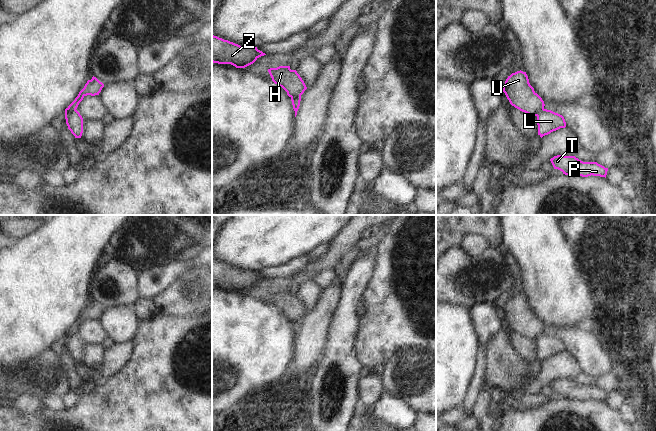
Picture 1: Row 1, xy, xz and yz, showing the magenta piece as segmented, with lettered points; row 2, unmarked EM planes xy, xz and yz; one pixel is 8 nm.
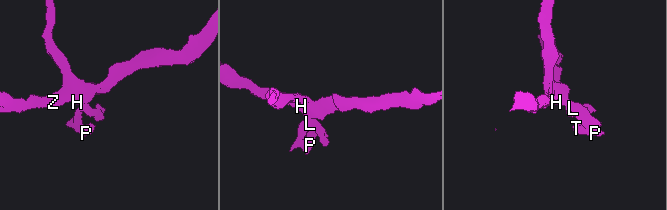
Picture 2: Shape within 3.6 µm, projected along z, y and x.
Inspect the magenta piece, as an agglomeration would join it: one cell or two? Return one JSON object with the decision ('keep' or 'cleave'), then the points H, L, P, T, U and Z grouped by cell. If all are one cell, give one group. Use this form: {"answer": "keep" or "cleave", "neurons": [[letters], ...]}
{"answer": "cleave", "neurons": [["H", "U", "Z"], ["L", "P", "T"]]}

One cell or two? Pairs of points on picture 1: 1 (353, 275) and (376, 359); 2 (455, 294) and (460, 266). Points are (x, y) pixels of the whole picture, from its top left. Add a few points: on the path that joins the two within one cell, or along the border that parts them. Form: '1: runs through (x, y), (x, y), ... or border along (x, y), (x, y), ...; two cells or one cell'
1: border along (360, 318), (354, 341); two cells
2: runs through (455, 287), (457, 273); one cell

